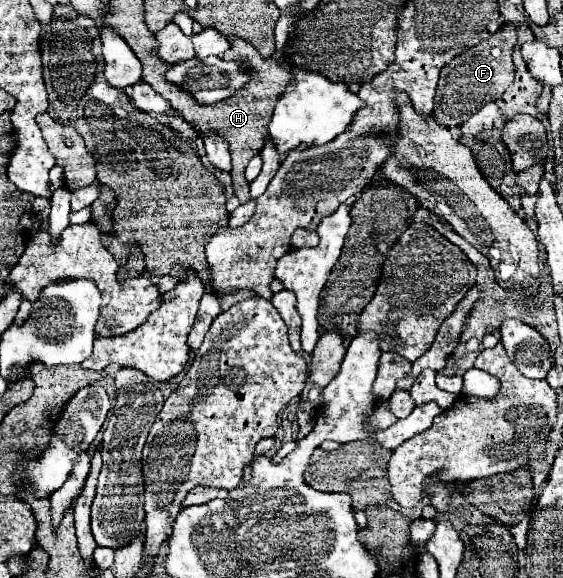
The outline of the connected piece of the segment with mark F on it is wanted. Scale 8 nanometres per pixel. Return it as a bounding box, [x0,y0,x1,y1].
[433,23,517,127]

